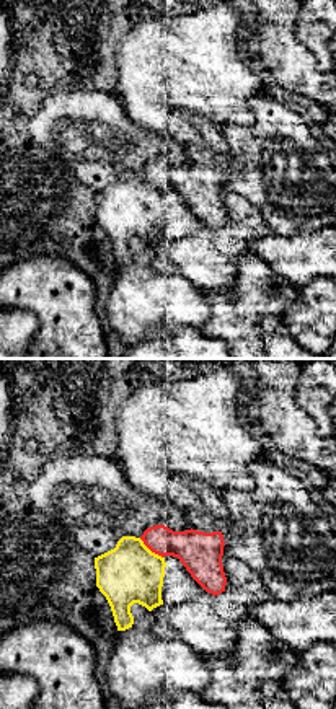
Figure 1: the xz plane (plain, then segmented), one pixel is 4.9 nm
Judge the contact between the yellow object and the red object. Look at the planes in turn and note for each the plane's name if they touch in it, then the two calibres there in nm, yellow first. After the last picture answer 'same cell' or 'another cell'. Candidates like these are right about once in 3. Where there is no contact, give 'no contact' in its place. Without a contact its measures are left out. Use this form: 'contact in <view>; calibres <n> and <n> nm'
contact in xz; calibres 300 and 220 nm

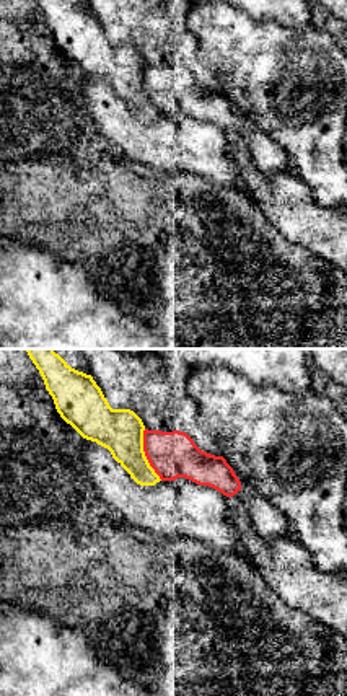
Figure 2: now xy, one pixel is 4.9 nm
contact in xy; calibres 220 and 220 nm

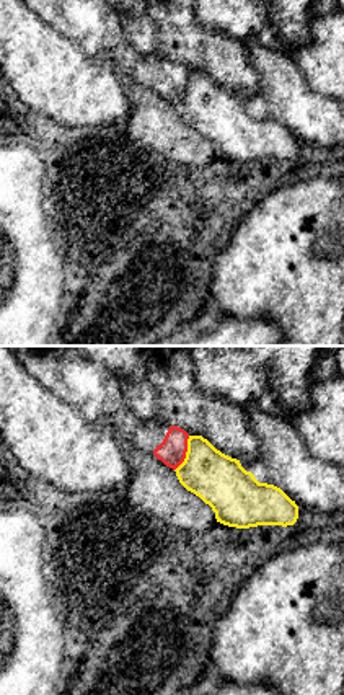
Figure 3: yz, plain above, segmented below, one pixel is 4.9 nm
contact in yz; calibres 260 and 140 nm

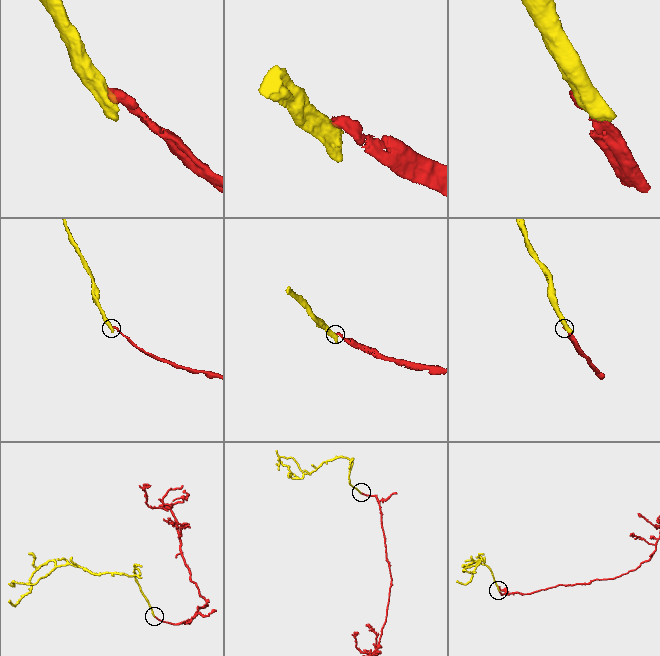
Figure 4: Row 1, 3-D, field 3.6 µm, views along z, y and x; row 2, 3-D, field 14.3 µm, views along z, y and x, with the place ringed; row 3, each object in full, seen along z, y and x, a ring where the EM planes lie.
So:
another cell

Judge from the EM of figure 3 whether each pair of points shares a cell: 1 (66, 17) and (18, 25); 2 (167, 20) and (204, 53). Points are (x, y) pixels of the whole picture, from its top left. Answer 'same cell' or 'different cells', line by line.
1: different cells
2: same cell

